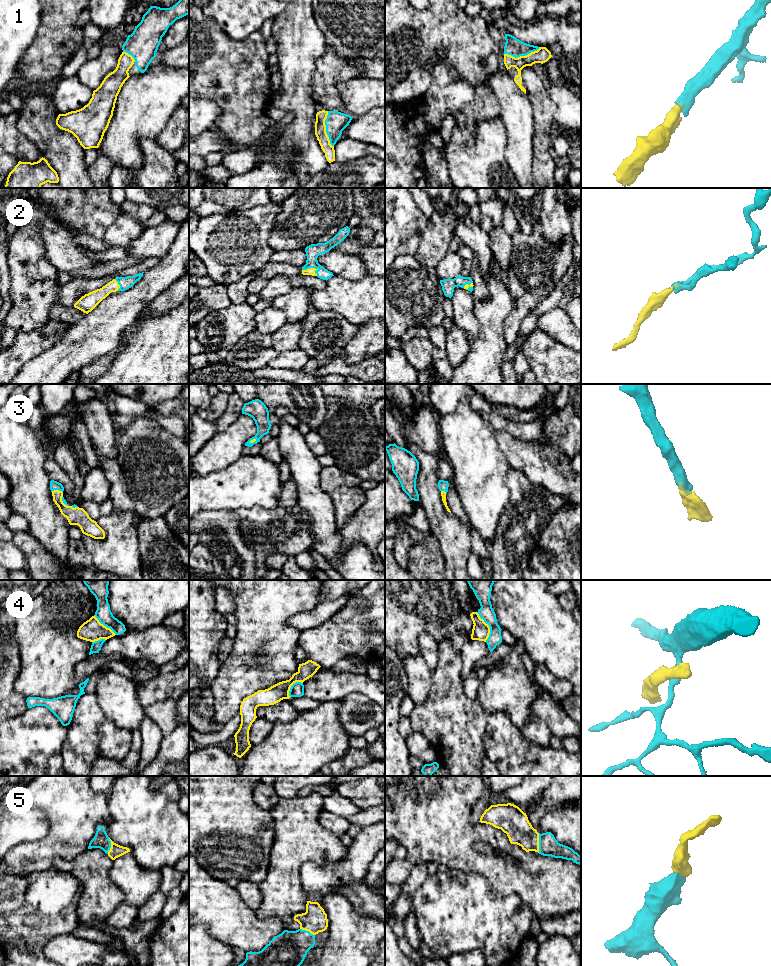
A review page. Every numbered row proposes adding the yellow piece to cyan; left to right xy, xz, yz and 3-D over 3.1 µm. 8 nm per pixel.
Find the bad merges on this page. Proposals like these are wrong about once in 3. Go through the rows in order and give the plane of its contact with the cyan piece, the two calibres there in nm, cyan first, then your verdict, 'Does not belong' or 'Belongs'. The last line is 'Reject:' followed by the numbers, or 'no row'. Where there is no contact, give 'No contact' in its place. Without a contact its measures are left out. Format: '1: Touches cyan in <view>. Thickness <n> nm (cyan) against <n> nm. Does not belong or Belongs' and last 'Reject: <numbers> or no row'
1: Touches cyan in xz. Thickness 170 nm (cyan) against 100 nm. Belongs
2: Touches cyan in xz. Thickness 110 nm (cyan) against 60 nm. Belongs
3: Touches cyan in xy. Thickness 80 nm (cyan) against 130 nm. Belongs
4: Touches cyan in yz. Thickness 120 nm (cyan) against 140 nm. Does not belong
5: Touches cyan in yz. Thickness 160 nm (cyan) against 220 nm. Belongs
Reject: 4

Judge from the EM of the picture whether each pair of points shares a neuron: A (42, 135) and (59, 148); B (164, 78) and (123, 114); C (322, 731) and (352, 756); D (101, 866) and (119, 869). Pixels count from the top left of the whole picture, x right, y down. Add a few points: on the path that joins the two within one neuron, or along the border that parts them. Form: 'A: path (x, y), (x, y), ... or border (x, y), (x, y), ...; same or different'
A: path (46, 135), (55, 144); same
B: path (154, 88), (133, 109); same
C: border (350, 748), (327, 763); different
D: border (112, 860), (109, 877), (121, 889); different

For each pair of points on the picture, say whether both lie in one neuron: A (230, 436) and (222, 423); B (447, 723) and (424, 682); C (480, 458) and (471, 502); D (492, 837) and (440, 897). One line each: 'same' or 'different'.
A: different
B: different
C: same
D: different

